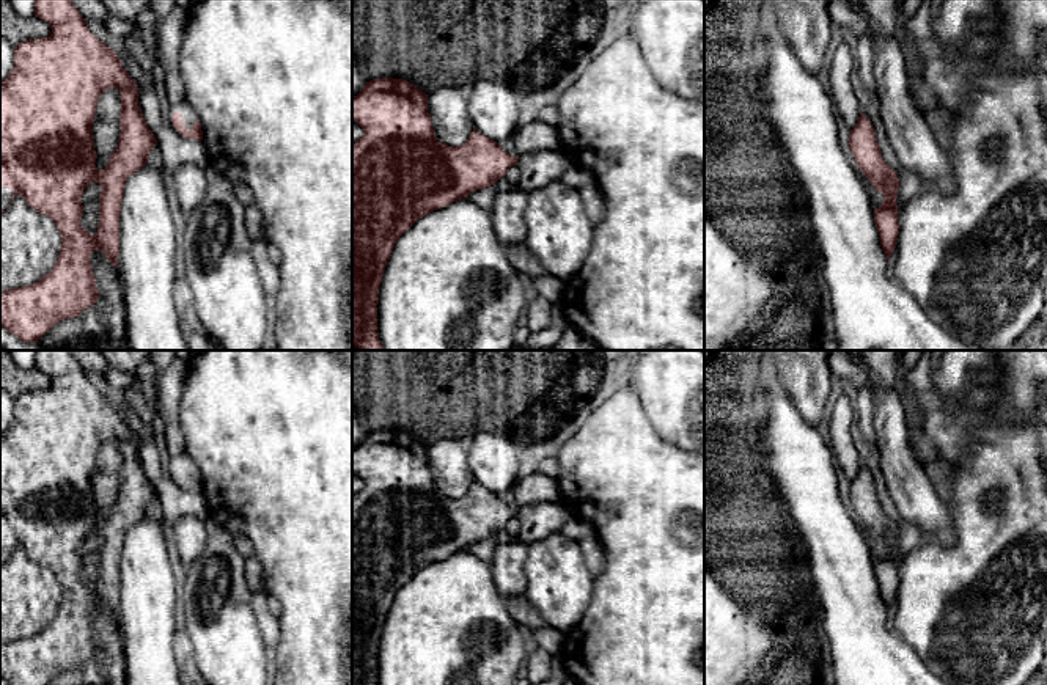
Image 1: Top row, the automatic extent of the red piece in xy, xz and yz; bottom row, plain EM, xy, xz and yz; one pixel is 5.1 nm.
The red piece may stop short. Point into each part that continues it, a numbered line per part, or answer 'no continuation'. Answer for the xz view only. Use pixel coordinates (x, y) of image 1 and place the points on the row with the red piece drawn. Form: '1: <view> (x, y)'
no continuation

